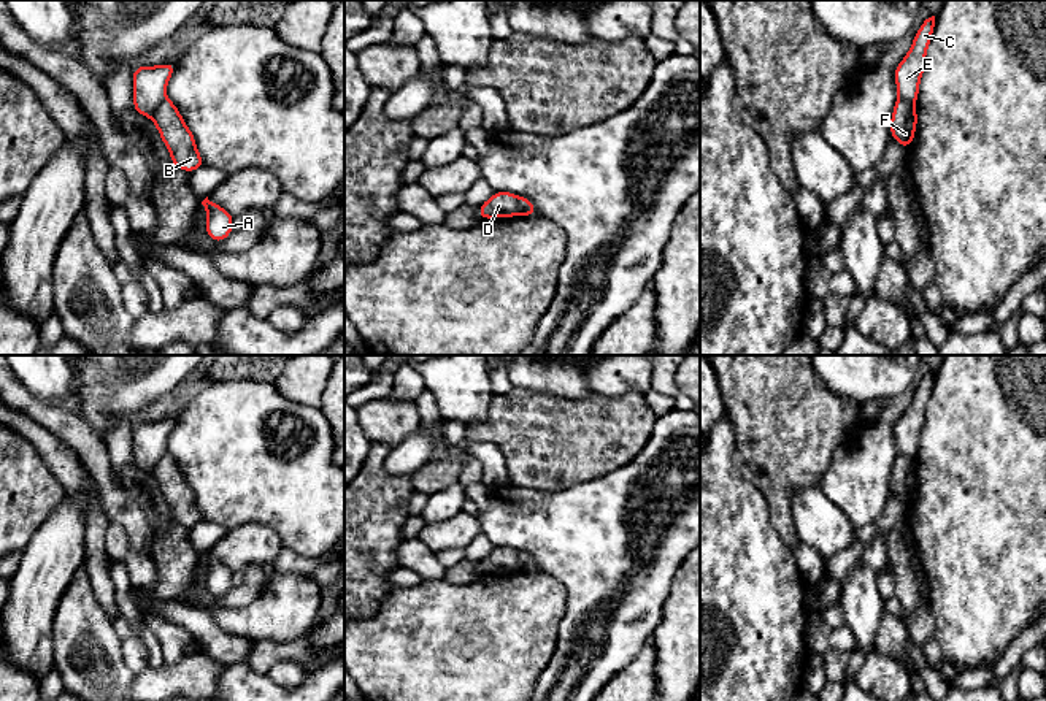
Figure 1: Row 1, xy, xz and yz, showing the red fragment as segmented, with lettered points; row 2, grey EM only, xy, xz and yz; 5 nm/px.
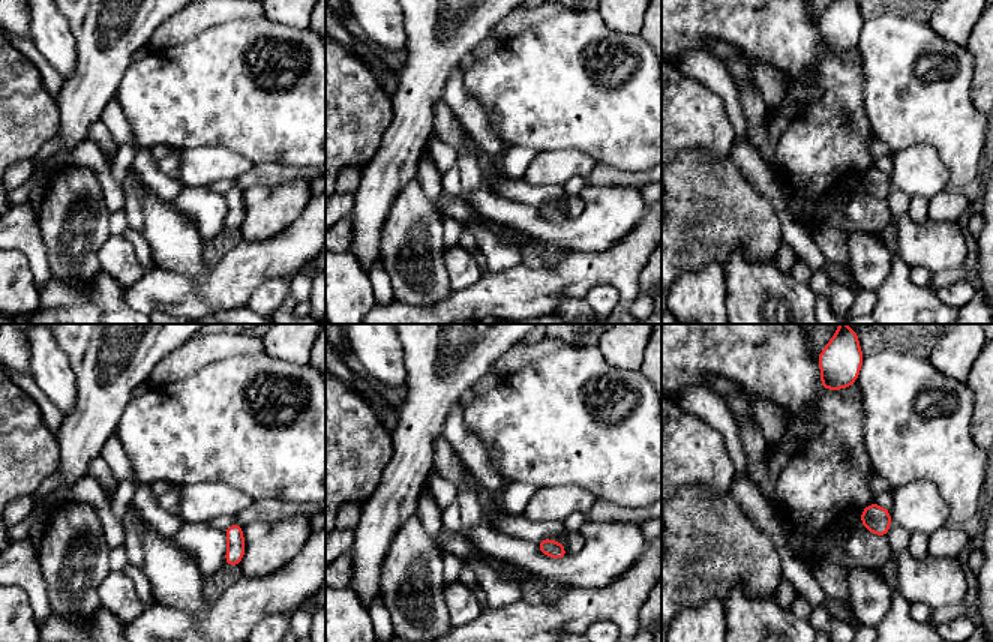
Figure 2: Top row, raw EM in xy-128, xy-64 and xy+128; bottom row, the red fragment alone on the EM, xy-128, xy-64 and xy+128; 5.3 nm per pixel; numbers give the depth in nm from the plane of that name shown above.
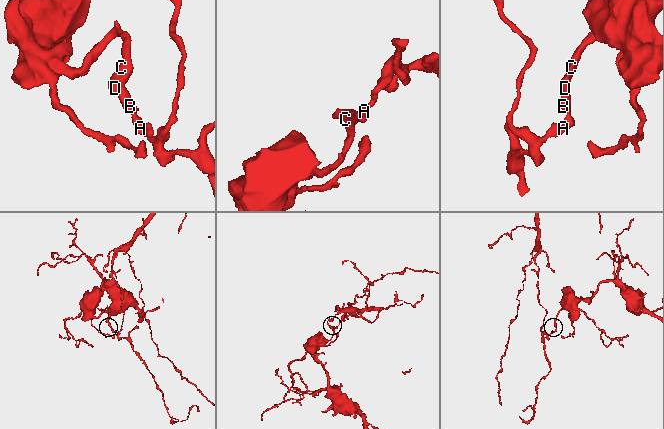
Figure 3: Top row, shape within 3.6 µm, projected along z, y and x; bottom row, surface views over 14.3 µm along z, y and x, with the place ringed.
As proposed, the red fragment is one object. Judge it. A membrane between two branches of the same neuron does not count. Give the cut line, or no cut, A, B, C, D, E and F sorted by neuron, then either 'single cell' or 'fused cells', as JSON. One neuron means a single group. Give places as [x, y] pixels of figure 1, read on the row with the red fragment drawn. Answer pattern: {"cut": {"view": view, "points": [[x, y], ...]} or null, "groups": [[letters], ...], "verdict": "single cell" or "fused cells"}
{"cut": {"view": "xy", "points": [[165, 99], [151, 116]]}, "groups": [["A", "B", "F"], ["C", "D", "E"]], "verdict": "fused cells"}

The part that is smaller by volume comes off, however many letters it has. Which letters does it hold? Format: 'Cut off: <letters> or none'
Cut off: C, D, E

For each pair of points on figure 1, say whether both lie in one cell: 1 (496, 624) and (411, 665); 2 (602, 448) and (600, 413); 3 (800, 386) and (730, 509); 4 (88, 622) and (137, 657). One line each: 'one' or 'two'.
1: one
2: one
3: two
4: two

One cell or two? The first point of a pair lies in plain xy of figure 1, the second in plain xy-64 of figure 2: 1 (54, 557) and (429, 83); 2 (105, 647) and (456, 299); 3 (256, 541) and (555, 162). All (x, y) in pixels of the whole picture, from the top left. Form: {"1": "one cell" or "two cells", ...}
{"1": "one cell", "2": "two cells", "3": "one cell"}

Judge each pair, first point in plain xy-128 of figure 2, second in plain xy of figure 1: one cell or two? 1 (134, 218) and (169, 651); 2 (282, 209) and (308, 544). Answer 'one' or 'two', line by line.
1: one
2: two

